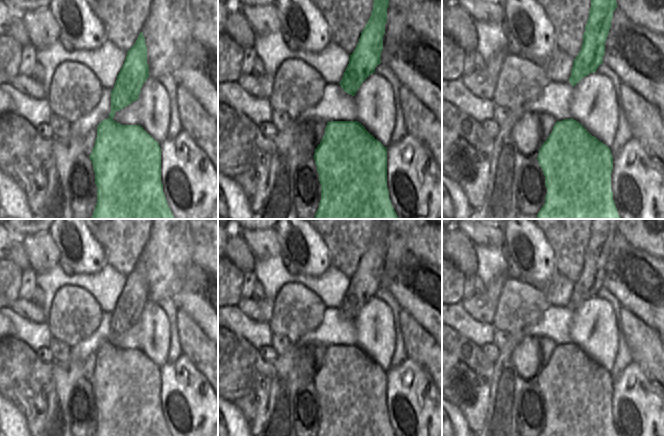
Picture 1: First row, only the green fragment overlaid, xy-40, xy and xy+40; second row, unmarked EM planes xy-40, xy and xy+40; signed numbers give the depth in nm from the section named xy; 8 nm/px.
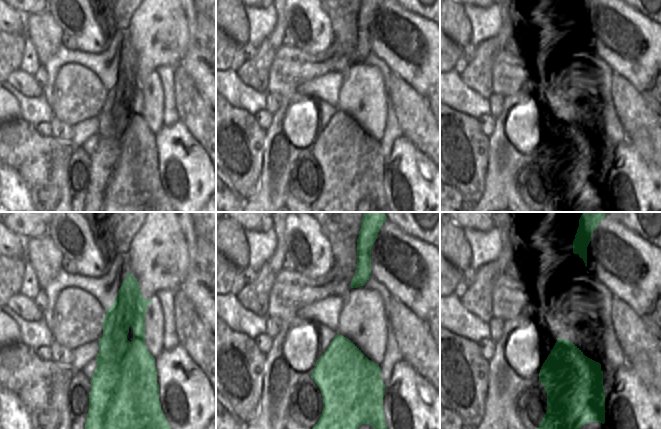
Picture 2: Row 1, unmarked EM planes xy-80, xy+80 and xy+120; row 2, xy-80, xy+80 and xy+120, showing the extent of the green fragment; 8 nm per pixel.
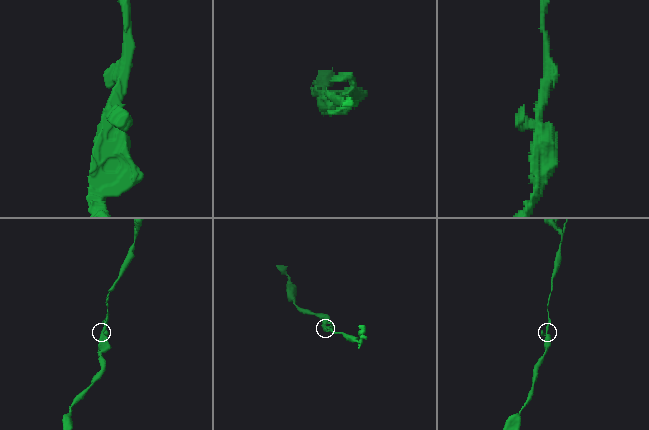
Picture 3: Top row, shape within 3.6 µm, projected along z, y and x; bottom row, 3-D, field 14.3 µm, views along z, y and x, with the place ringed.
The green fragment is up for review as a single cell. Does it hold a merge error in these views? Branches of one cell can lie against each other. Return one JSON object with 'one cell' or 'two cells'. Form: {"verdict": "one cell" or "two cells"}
{"verdict": "two cells"}

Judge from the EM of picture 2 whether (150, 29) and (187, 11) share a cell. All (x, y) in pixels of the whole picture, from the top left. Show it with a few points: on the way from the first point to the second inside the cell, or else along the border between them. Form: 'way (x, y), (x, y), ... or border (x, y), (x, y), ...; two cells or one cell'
way (159, 29), (162, 29), (178, 13); one cell

